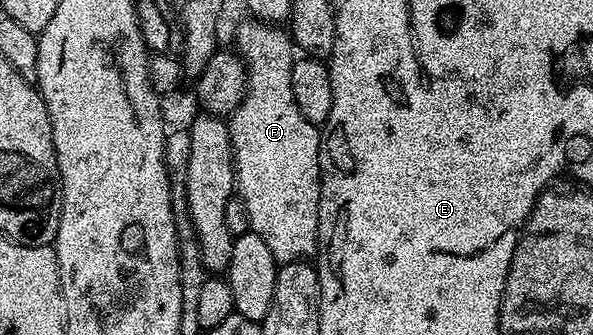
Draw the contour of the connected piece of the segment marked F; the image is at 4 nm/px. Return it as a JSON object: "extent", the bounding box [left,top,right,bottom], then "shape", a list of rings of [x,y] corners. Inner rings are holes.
{"extent":[227,18,321,265],"shape":[[[255,18],[236,32],[235,51],[244,61],[248,71],[248,89],[242,102],[232,111],[227,121],[232,143],[232,157],[236,167],[235,195],[246,206],[248,226],[258,234],[270,254],[274,254],[277,265],[295,260],[307,261],[317,255],[318,206],[320,205],[320,137],[321,129],[302,118],[298,102],[294,102],[294,90],[290,90],[290,70],[294,59],[291,35],[274,24],[266,24]]]}

